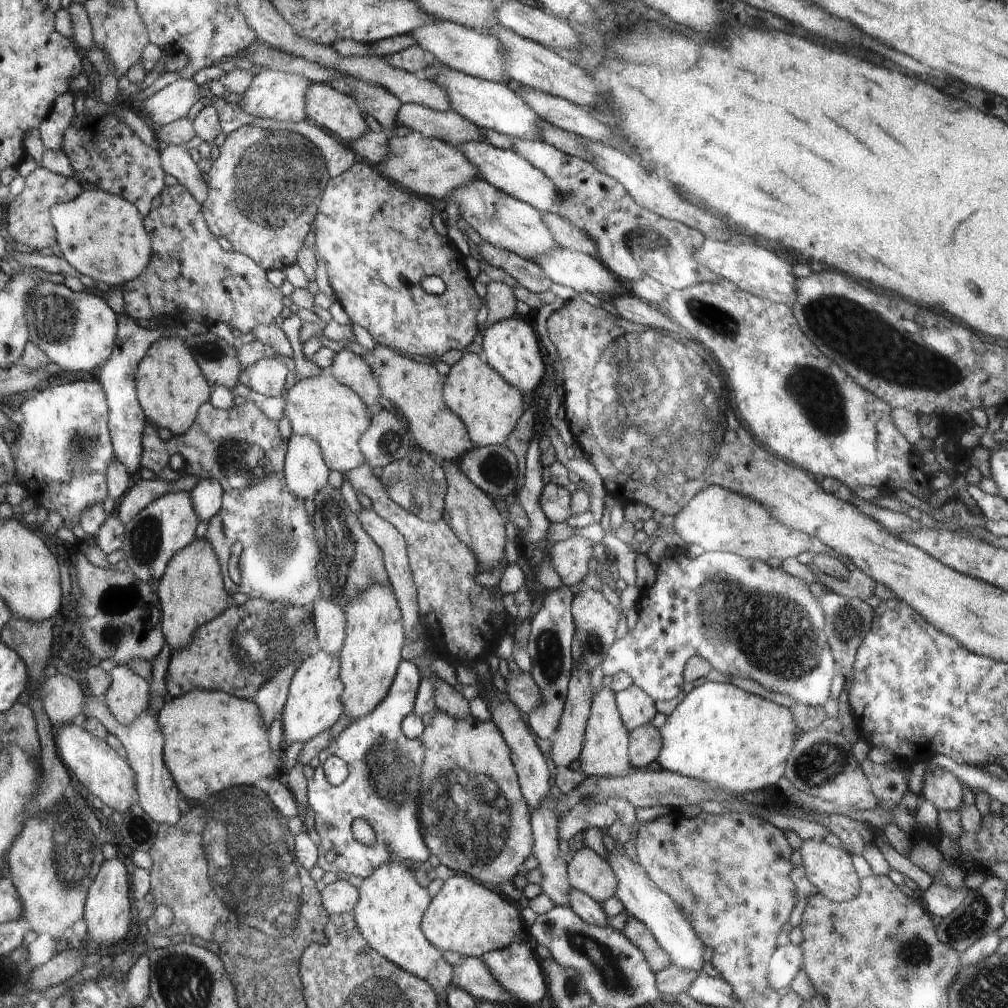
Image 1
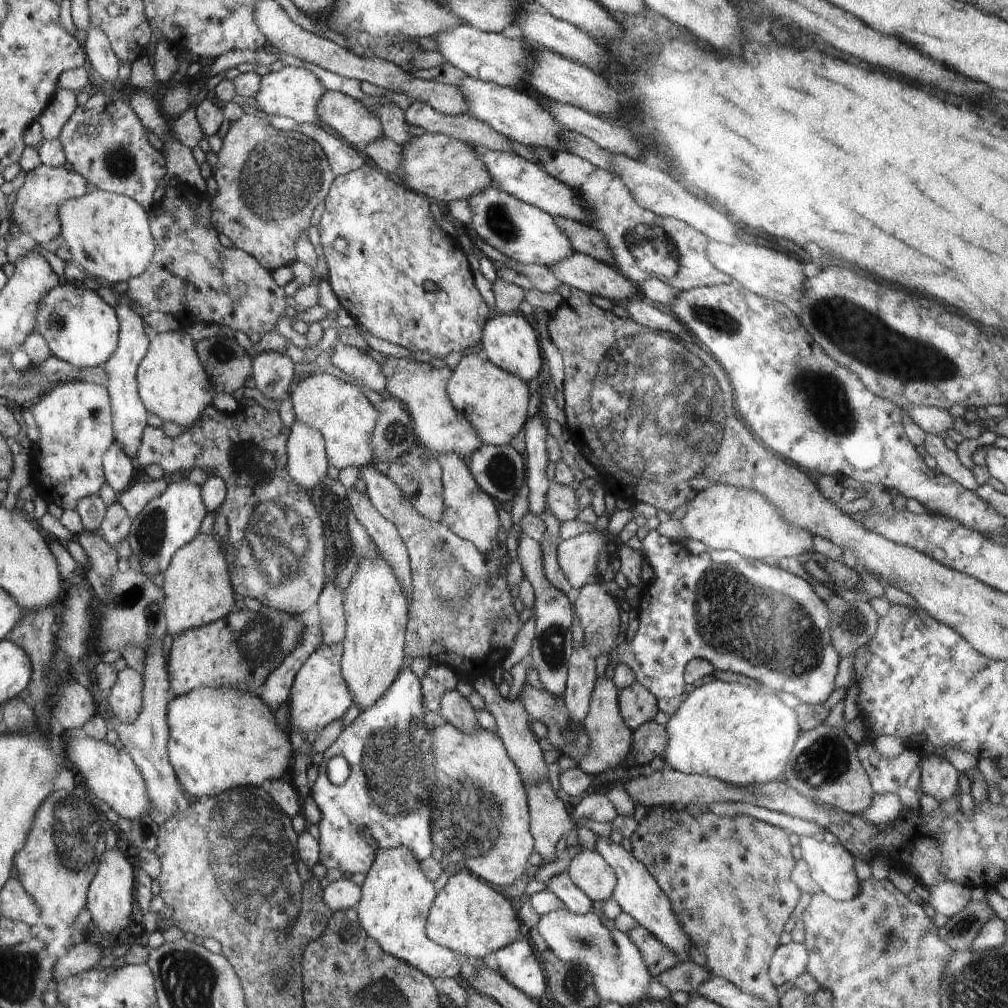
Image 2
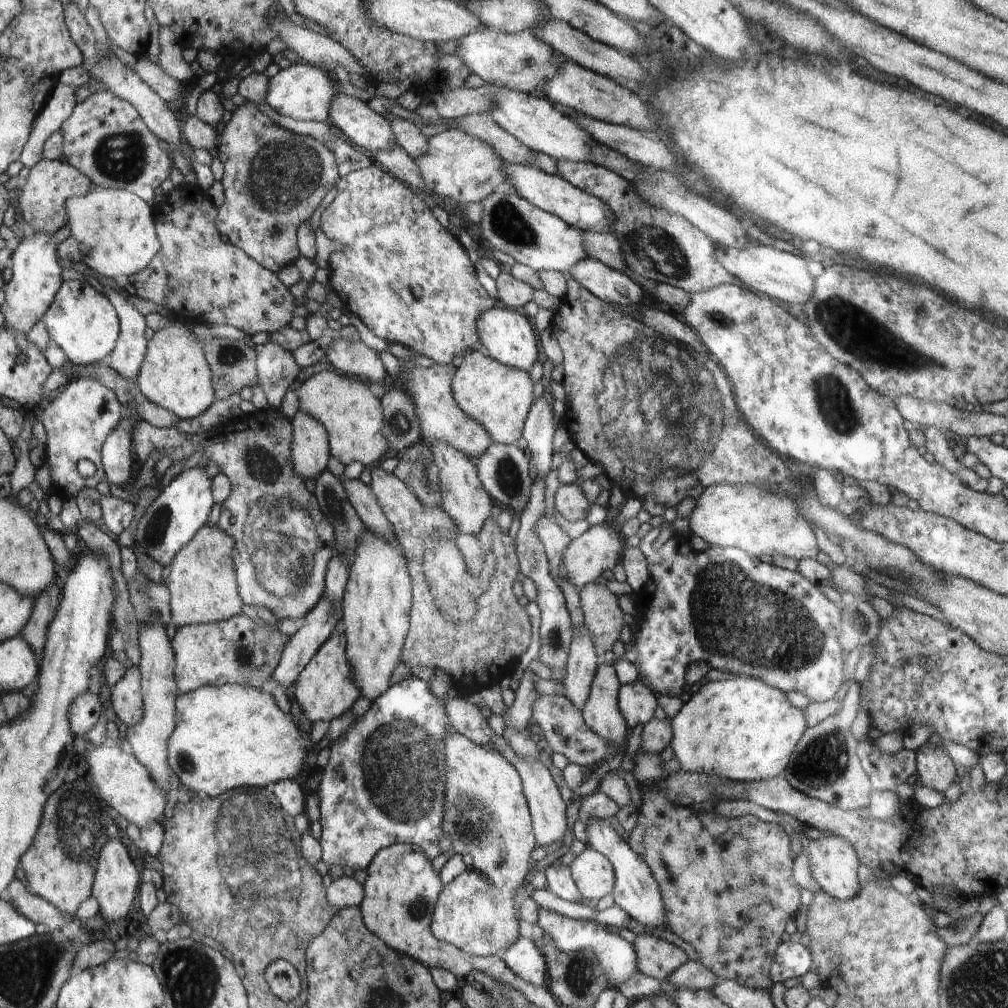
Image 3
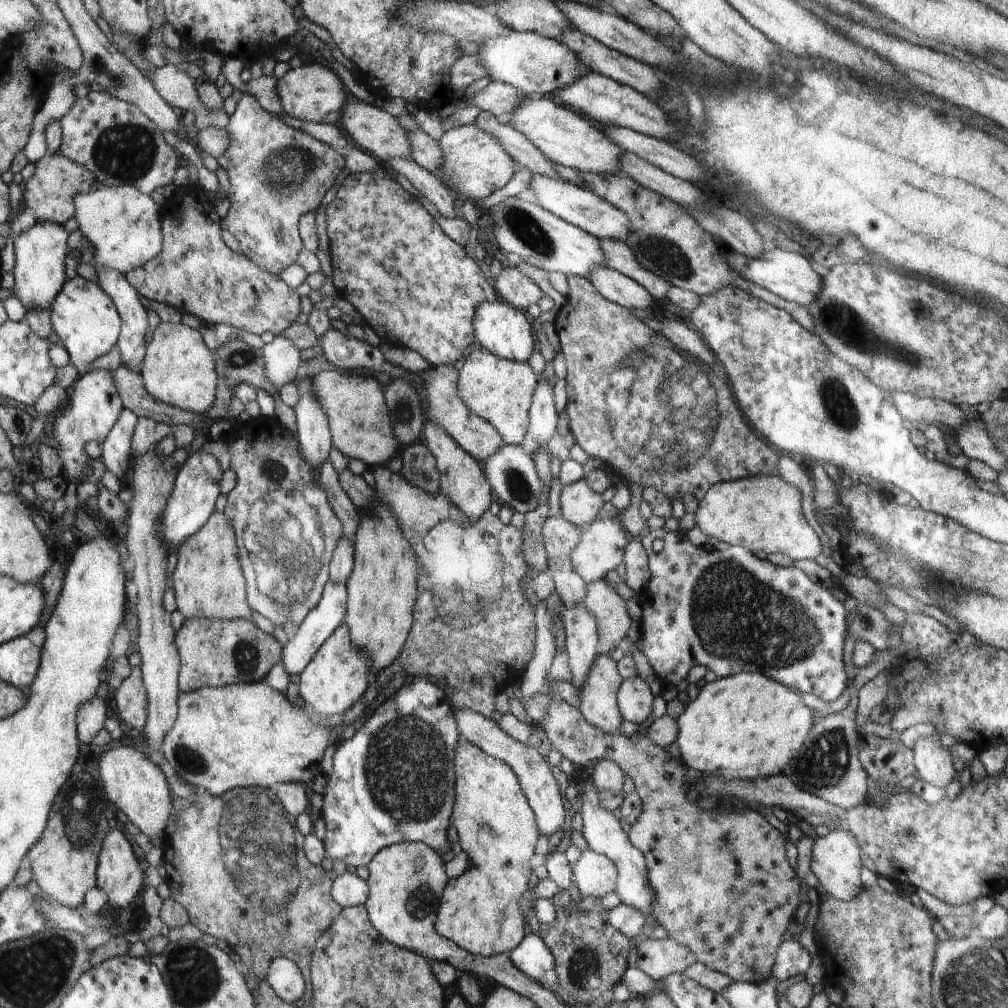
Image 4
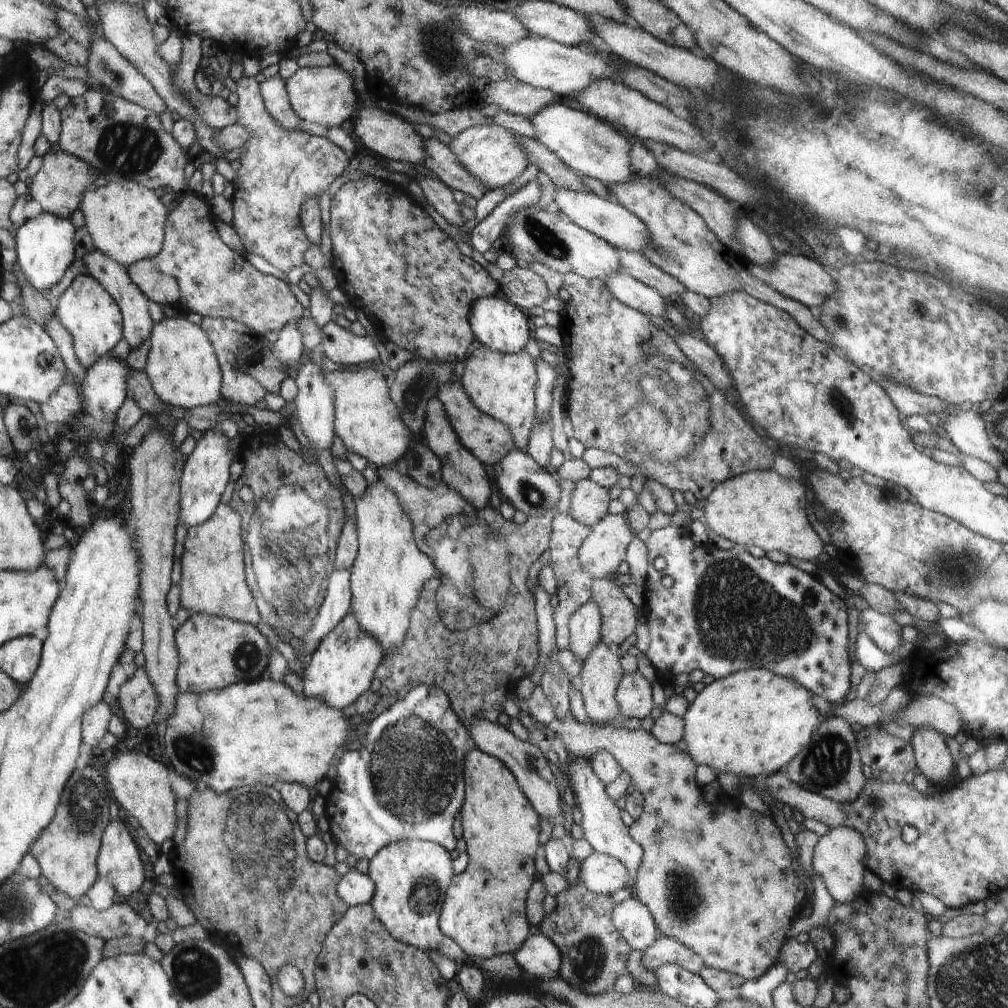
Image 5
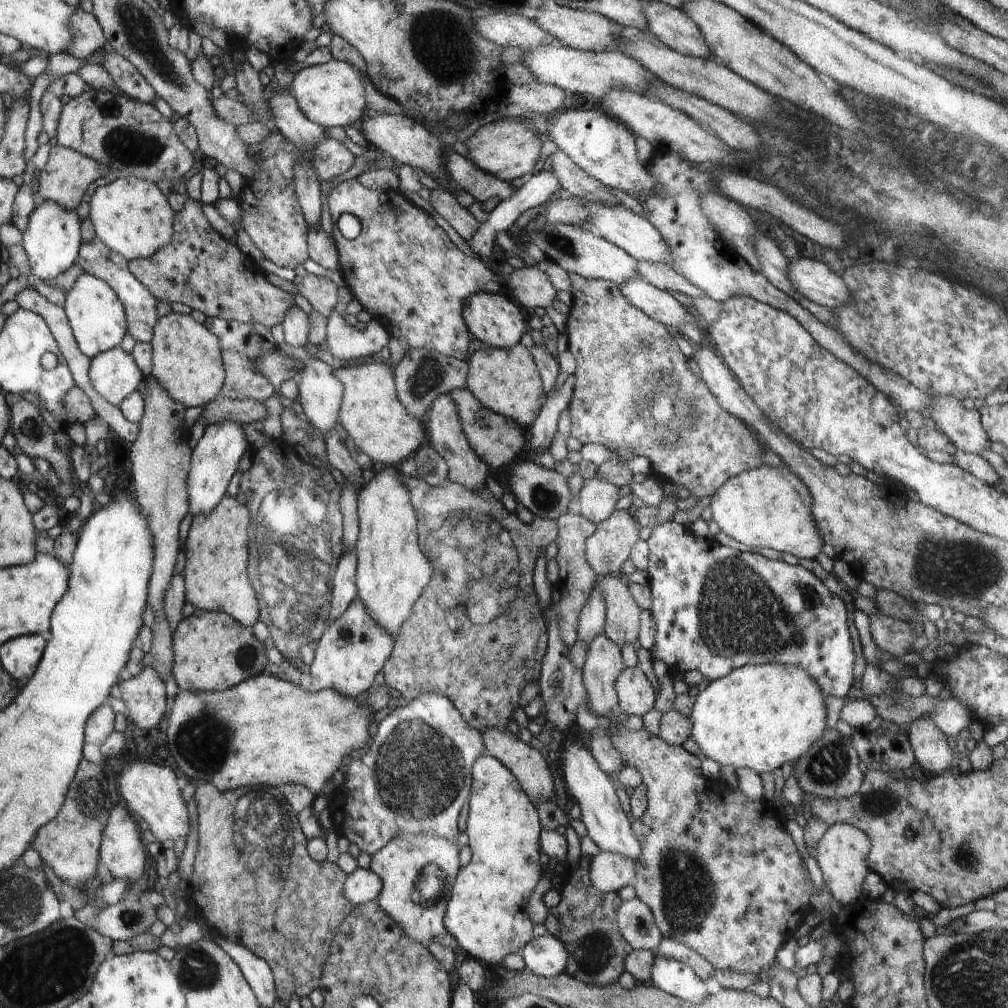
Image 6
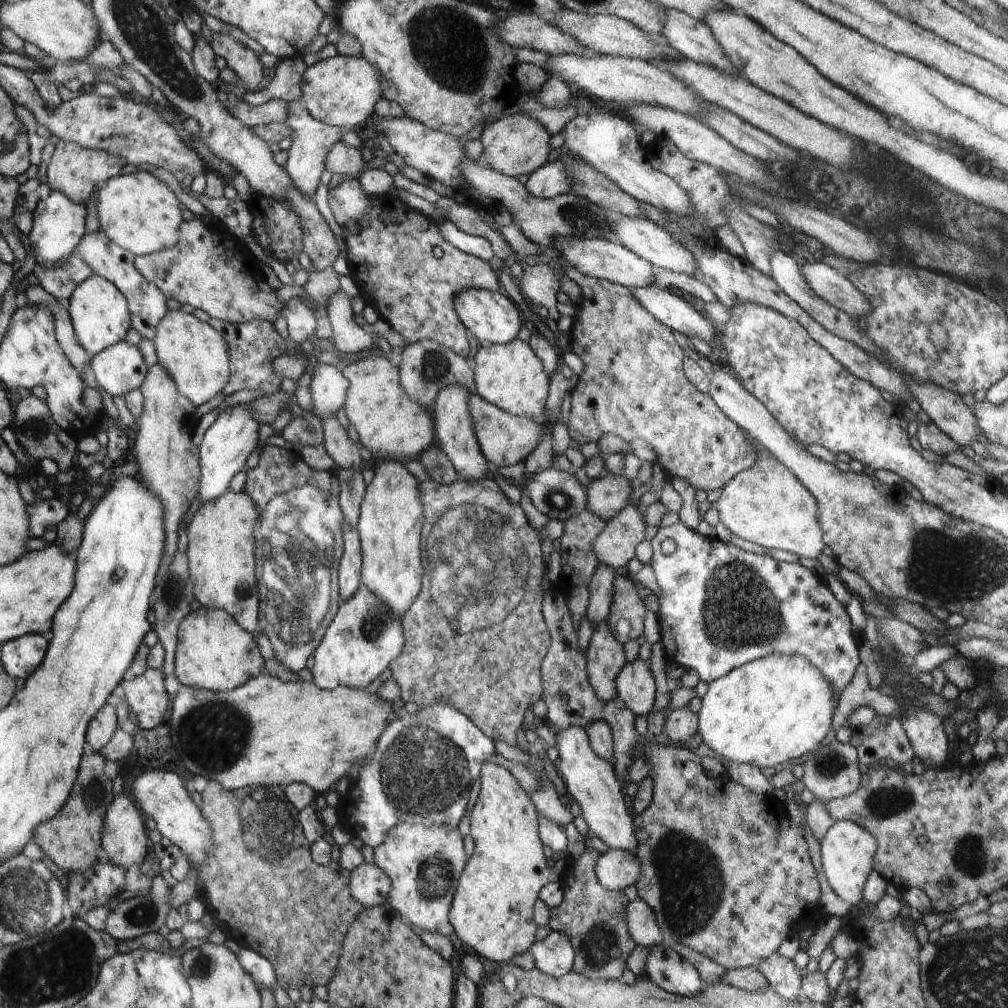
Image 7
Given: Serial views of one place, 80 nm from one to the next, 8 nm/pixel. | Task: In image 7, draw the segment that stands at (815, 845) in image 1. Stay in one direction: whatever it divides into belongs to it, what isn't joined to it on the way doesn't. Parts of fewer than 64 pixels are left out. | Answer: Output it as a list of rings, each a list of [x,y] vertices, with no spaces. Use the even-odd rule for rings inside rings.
[[[838,819],[826,831],[826,834],[819,841],[821,848],[820,862],[828,884],[838,895],[838,898],[857,905],[863,899],[865,882],[873,869],[873,860],[877,851],[877,840],[870,831],[867,831],[858,823]]]

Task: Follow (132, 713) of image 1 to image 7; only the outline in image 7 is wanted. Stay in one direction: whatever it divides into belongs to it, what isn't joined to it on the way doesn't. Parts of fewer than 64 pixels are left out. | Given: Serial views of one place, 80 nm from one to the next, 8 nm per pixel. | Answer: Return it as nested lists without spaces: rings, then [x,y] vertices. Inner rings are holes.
[[[148,668],[144,674],[122,683],[125,701],[144,730],[156,729],[170,706],[164,690],[164,676],[159,669]]]

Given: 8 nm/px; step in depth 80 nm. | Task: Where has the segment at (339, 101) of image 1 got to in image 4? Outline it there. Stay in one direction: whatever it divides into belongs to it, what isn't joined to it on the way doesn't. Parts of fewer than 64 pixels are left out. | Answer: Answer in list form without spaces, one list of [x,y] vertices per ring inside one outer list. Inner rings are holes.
[[[352,97],[341,111],[341,120],[346,132],[354,140],[354,144],[358,144],[363,152],[370,152],[370,155],[381,163],[390,158],[410,158],[412,147],[406,130],[398,124],[397,118],[387,114],[384,110]]]

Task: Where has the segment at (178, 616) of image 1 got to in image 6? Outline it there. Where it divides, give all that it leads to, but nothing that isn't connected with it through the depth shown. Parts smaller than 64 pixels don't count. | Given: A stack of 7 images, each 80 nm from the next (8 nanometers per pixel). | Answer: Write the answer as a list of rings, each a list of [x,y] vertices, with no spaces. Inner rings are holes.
[[[225,495],[210,513],[193,518],[185,542],[185,600],[197,609],[226,613],[244,626],[258,622],[260,606],[248,578],[248,507]]]

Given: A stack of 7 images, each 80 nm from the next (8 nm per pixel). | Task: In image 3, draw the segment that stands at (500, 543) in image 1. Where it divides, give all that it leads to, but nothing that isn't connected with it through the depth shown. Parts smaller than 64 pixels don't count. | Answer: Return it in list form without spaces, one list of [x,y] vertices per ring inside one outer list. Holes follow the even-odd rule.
[[[434,442],[430,445],[438,473],[441,500],[440,508],[450,516],[450,520],[458,526],[460,534],[480,534],[486,526],[486,518],[492,510],[490,494],[482,486],[481,478],[476,474],[476,466],[468,456],[462,454],[446,442]]]

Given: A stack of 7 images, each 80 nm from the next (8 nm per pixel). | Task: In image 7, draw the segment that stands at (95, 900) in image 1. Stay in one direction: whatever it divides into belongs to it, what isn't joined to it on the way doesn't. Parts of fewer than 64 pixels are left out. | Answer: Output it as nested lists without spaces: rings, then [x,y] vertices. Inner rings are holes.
[[[120,794],[118,802],[115,800],[110,806],[101,845],[110,862],[126,870],[134,862],[140,862],[148,850],[144,822],[126,794]]]

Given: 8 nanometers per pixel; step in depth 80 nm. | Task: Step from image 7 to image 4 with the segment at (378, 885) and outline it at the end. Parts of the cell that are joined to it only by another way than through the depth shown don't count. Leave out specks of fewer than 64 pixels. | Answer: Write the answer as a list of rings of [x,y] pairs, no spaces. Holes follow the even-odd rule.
[[[346,871],[334,880],[333,900],[341,908],[363,906],[369,901],[369,884],[358,874]]]

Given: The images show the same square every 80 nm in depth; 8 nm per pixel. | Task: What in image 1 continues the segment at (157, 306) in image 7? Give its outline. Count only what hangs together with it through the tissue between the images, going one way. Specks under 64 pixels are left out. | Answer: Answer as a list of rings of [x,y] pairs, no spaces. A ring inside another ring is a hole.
[[[126,312],[121,314],[117,321],[117,344],[109,361],[102,366],[99,382],[105,389],[105,395],[109,405],[109,433],[112,435],[114,454],[122,461],[130,474],[141,468],[140,461],[143,453],[143,432],[148,424],[135,387],[135,374],[138,365],[148,352],[149,346],[160,337],[186,338],[191,335],[209,332],[209,325],[201,322],[187,322],[184,325],[176,324],[175,327],[163,327],[158,325],[154,329],[146,329],[138,325]]]

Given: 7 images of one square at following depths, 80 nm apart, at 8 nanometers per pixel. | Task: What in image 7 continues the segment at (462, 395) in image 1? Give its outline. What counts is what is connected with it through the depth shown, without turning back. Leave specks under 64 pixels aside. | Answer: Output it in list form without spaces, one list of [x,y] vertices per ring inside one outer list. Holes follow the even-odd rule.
[[[515,338],[503,345],[494,343],[491,347],[481,347],[474,359],[476,365],[473,369],[473,379],[476,394],[510,414],[528,415],[536,420],[544,419],[542,412],[546,406],[550,376],[533,347]]]

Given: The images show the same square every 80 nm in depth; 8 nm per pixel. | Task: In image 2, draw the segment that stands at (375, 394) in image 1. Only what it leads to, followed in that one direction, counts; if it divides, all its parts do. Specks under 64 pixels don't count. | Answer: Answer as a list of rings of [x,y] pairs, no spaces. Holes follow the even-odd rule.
[[[336,342],[330,350],[331,363],[358,382],[365,385],[367,390],[384,393],[386,377],[381,365],[362,349]]]

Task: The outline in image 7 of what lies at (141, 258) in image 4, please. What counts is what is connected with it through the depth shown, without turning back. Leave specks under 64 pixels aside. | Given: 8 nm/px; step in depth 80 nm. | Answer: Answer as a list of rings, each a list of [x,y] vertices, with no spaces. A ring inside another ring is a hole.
[[[148,171],[109,178],[99,190],[100,231],[119,247],[136,255],[147,255],[172,248],[180,238],[182,210],[176,194]]]

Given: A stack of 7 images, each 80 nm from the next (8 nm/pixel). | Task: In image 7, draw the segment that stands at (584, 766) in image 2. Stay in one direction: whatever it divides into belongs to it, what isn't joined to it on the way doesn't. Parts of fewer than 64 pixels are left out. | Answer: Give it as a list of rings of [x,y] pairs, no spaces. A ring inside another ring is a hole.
[[[607,620],[595,627],[585,655],[588,680],[596,694],[603,701],[616,697],[618,673],[628,662],[624,644],[614,637]]]

